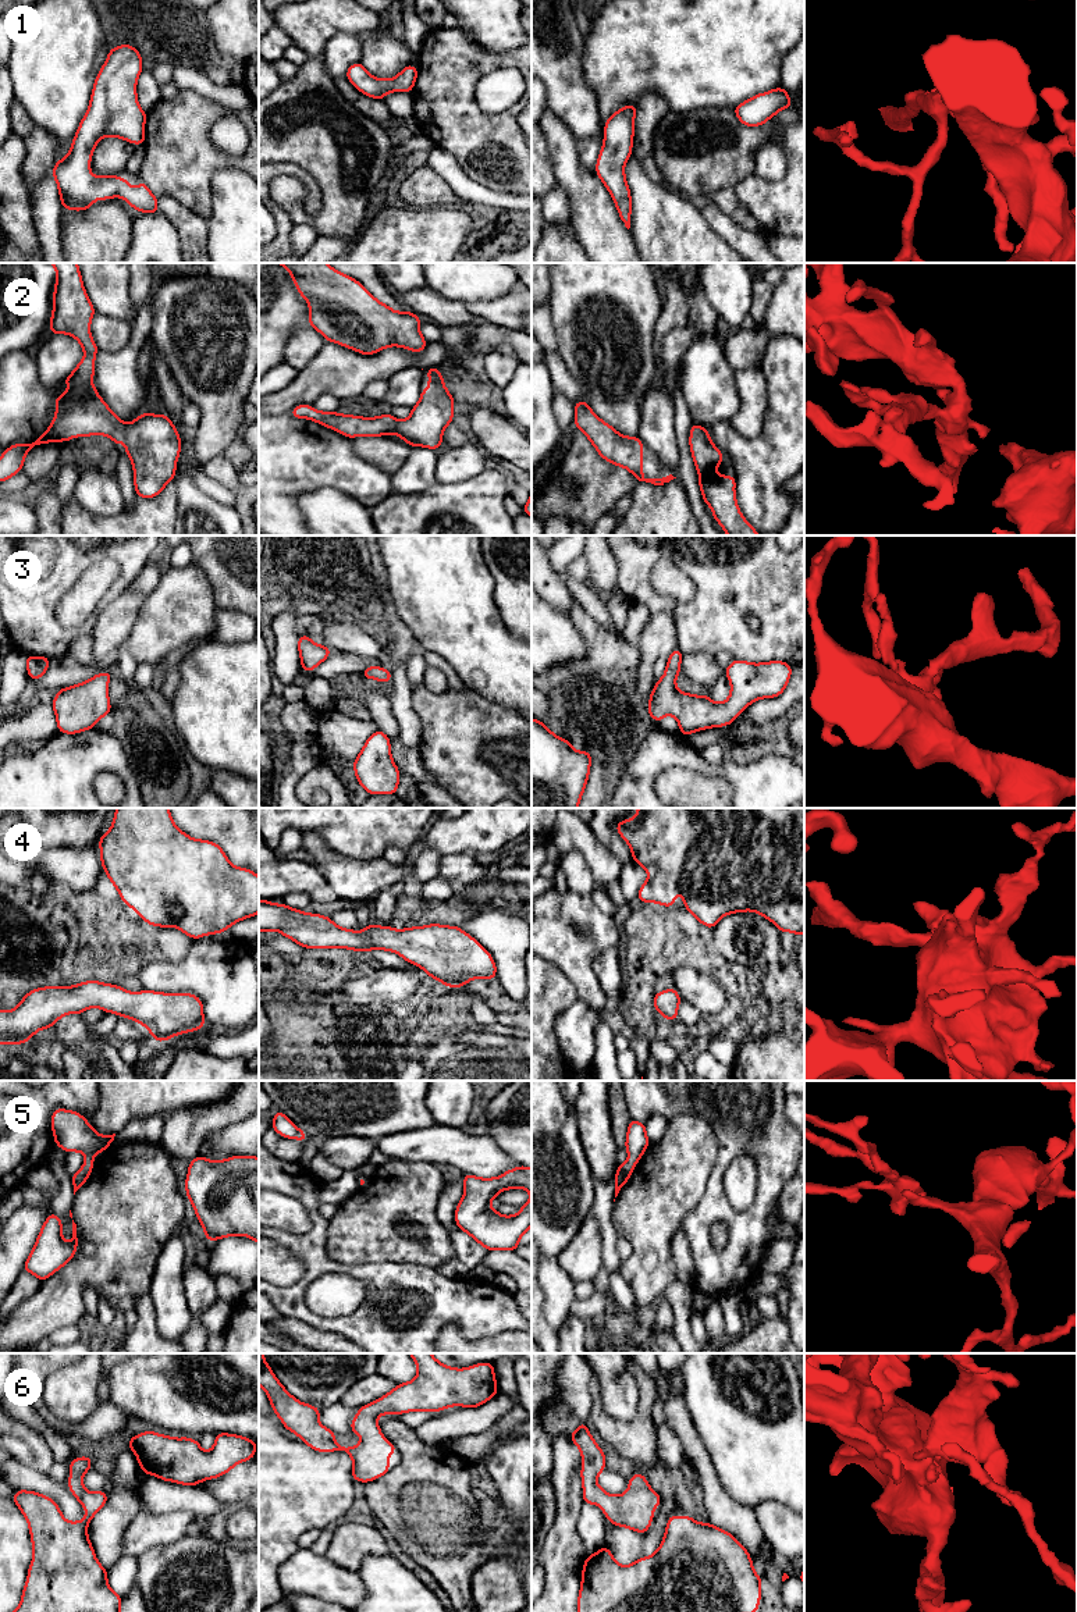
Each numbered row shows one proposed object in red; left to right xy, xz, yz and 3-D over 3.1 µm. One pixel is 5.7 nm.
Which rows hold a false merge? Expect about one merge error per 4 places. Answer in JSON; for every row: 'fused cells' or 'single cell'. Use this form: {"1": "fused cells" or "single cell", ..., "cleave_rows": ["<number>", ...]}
{"1": "single cell", "2": "single cell", "3": "single cell", "4": "single cell", "5": "single cell", "6": "single cell", "cleave_rows": []}

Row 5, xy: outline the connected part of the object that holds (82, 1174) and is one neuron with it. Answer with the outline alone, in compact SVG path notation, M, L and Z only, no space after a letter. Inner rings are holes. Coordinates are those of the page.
M64 1109L51 1113L51 1129L54 1143L65 1153L81 1152L85 1154L86 1163L72 1175L75 1195L93 1170L93 1157L113 1143L115 1134L99 1135L83 1115Z

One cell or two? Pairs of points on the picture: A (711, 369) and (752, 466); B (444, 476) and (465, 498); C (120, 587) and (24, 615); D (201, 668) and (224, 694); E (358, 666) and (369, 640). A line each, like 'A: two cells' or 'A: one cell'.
A: two cells
B: two cells
C: one cell
D: one cell
E: two cells

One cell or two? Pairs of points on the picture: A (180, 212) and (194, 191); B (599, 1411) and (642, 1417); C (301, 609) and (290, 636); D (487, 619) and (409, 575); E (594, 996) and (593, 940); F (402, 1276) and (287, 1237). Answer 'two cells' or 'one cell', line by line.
A: two cells
B: one cell
C: two cells
D: one cell
E: one cell
F: one cell

